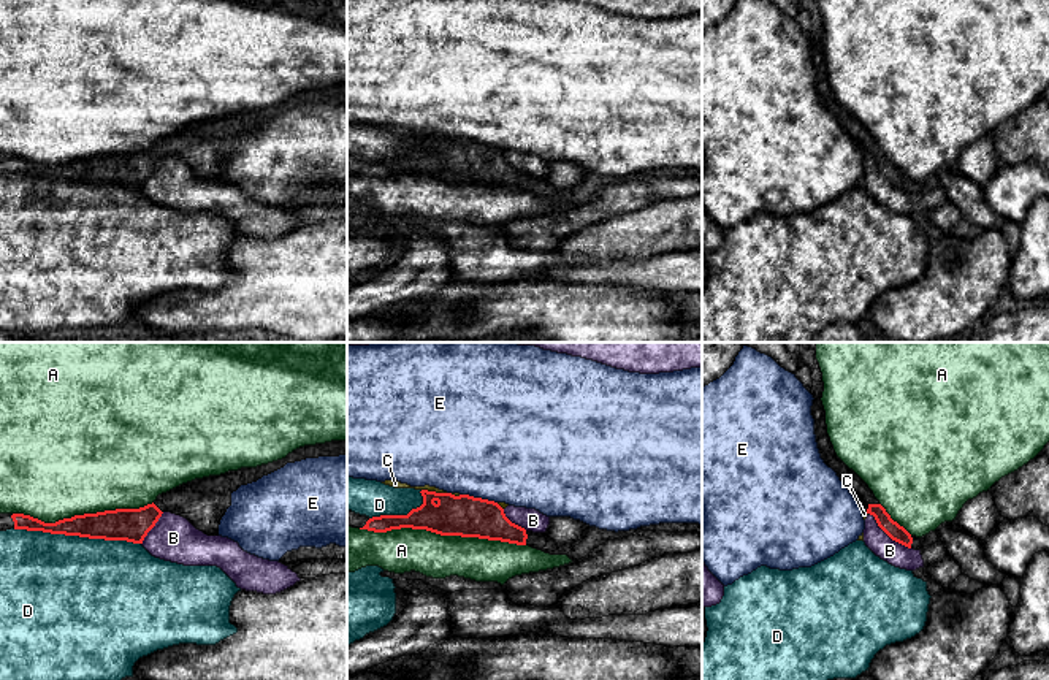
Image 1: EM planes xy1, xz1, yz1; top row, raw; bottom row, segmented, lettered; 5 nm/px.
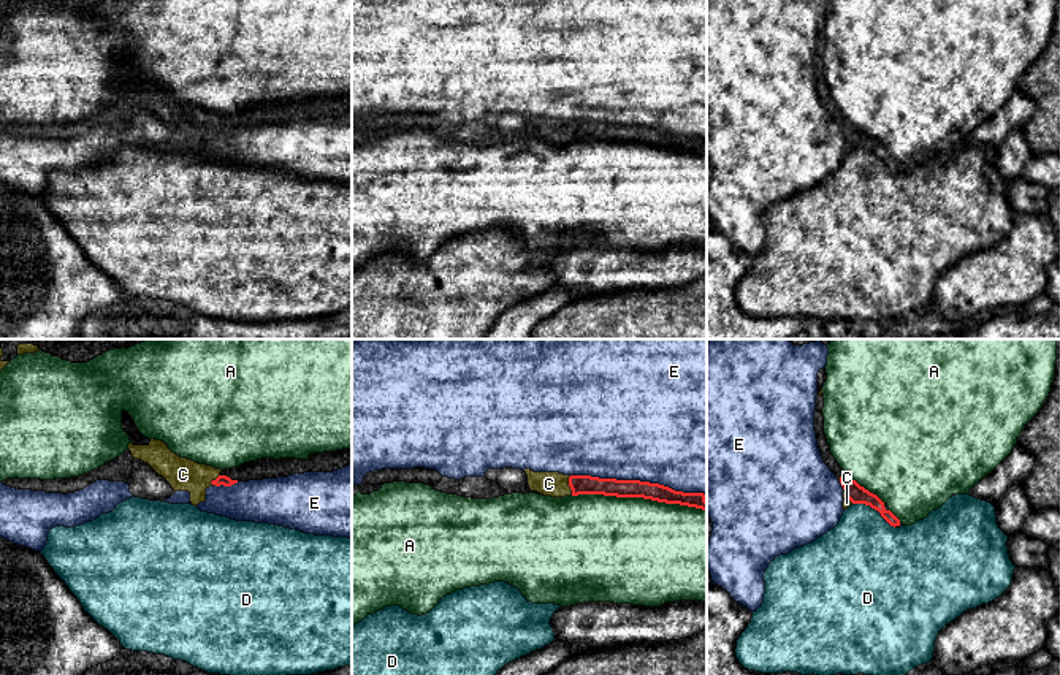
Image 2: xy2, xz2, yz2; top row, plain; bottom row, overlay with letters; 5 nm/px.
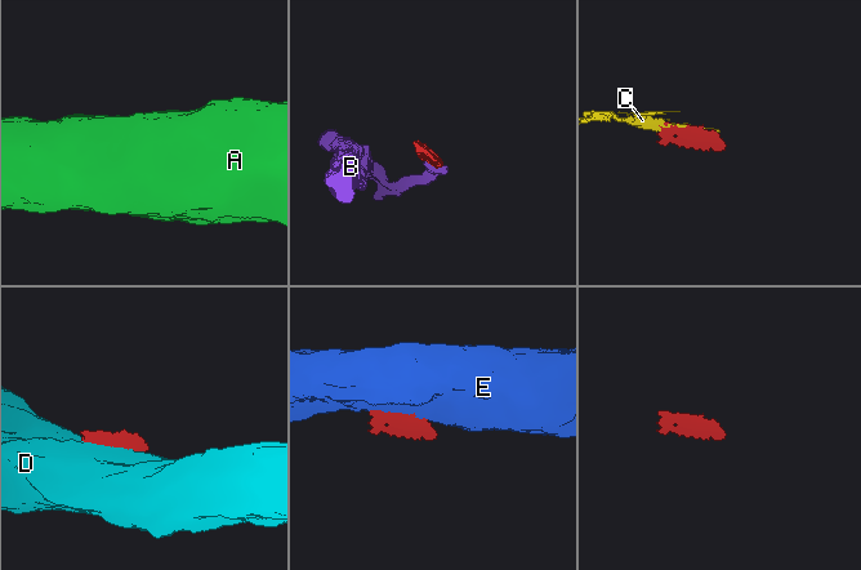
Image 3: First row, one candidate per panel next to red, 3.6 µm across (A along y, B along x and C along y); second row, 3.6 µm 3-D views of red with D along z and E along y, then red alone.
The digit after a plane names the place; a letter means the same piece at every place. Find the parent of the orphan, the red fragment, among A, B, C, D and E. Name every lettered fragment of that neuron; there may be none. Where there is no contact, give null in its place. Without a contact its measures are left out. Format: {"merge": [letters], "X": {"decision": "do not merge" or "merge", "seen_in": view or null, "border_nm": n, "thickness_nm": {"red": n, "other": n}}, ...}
{"merge": ["C"], "A": {"decision": "do not merge", "seen_in": "xz1", "border_nm": 850, "thickness_nm": {"red": 220, "other": 220}}, "B": {"decision": "do not merge", "seen_in": "yz1", "border_nm": 280, "thickness_nm": {"red": 90, "other": 120}}, "C": {"decision": "merge", "seen_in": "xz1", "border_nm": 130, "thickness_nm": {"red": 220, "other": 40}}, "D": {"decision": "do not merge", "seen_in": "xy1", "border_nm": 650, "thickness_nm": {"red": 160, "other": 480}}, "E": {"decision": "do not merge", "seen_in": "xz2", "border_nm": 700, "thickness_nm": {"red": 100, "other": 500}}}

